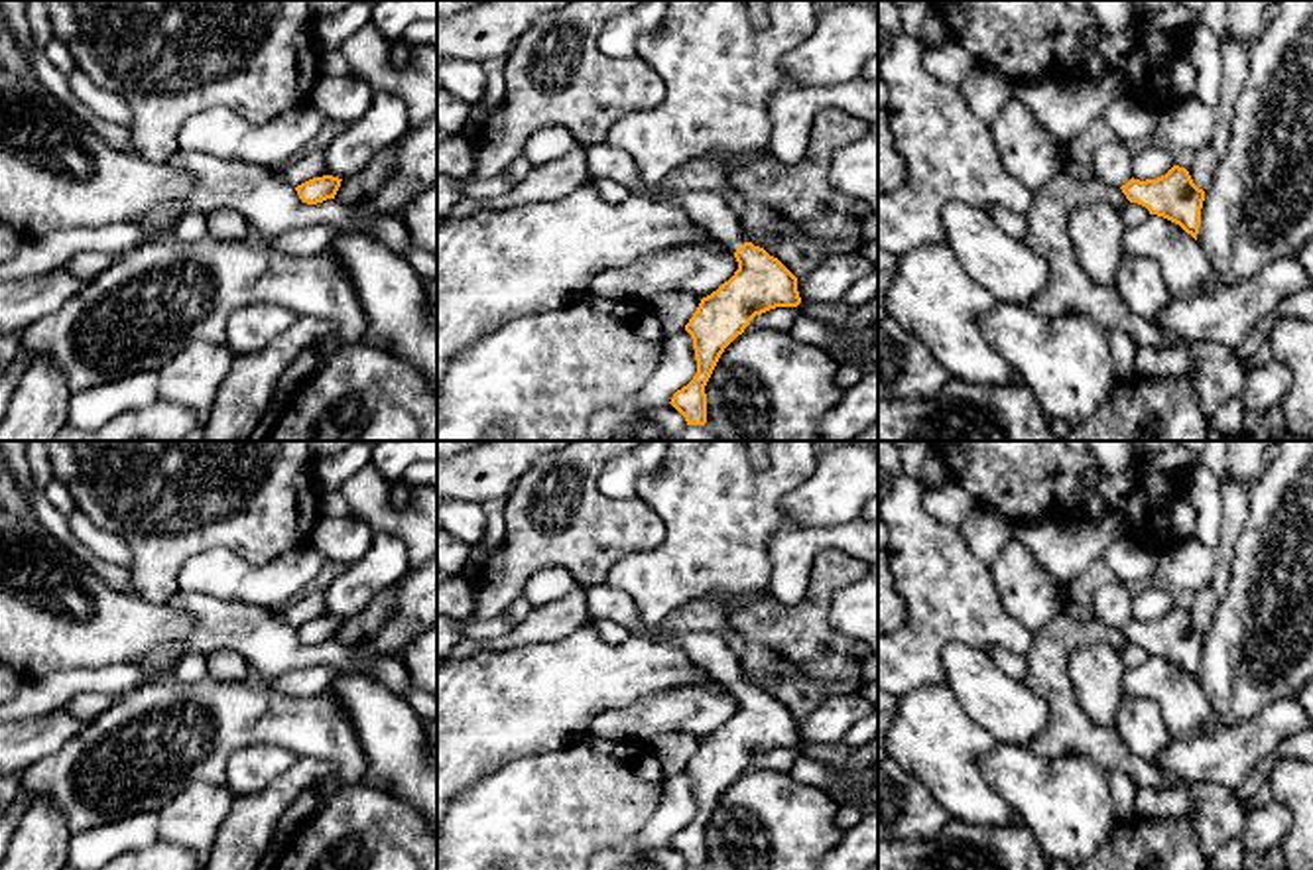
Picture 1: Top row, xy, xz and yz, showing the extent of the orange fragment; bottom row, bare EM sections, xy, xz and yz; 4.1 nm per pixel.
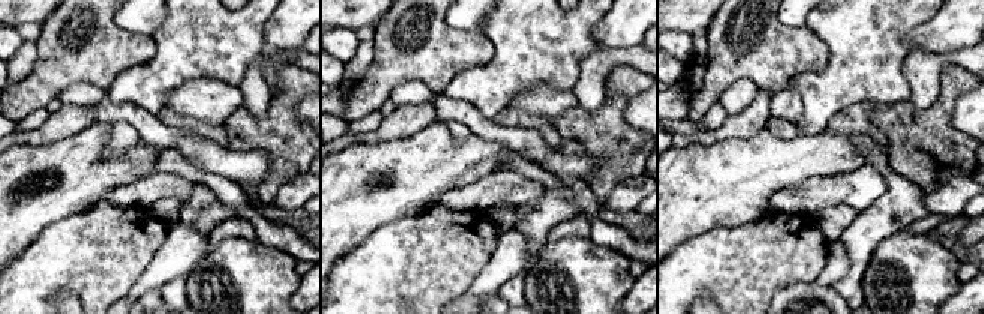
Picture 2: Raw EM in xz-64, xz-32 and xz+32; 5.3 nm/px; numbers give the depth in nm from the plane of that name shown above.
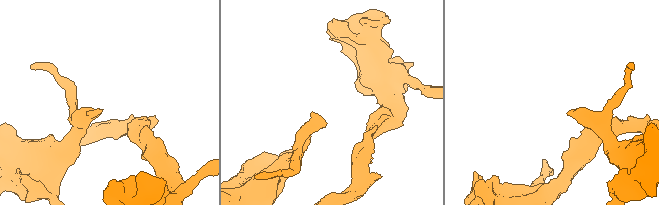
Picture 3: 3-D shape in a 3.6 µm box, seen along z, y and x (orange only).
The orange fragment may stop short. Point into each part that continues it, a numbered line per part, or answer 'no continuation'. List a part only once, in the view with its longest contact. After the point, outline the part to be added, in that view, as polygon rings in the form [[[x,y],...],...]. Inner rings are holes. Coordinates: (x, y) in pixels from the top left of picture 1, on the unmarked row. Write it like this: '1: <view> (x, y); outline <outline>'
1: xz (707, 650); outline [[[606,583],[587,587],[587,608],[591,620],[610,620],[628,628],[634,636],[679,646],[709,677],[724,685],[732,695],[744,685],[740,659],[719,634],[673,634],[661,626],[646,632],[630,594]]]

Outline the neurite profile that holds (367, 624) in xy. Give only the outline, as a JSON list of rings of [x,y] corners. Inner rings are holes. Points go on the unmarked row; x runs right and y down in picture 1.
[[[398,585],[374,596],[356,616],[343,620],[335,636],[343,644],[360,644],[374,640],[386,620],[392,616],[398,596]]]

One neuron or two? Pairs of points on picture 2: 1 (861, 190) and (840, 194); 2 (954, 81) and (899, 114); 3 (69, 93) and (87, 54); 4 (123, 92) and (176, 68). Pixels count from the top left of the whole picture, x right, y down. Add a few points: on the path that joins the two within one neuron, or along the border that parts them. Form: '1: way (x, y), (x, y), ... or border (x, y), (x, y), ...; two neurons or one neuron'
1: way (857, 190), (845, 191); one neuron
2: way (947, 98), (930, 116), (915, 116); one neuron
3: border (105, 89), (72, 83), (57, 96); two neurons
4: way (137, 86), (149, 86), (162, 72); one neuron

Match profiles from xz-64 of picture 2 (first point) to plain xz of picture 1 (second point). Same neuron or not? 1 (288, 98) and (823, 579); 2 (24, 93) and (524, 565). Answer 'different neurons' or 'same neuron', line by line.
1: same neuron
2: same neuron

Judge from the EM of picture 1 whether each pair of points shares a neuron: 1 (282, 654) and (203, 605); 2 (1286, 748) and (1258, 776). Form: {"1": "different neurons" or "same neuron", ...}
{"1": "same neuron", "2": "same neuron"}

